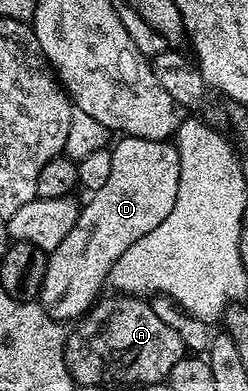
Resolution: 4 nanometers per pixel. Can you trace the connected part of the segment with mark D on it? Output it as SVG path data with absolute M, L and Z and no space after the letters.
M125 135L117 140L110 148L110 179L102 185L102 190L87 197L88 205L85 203L81 207L78 222L74 222L74 230L62 238L62 242L48 257L46 278L42 282L38 303L45 312L61 322L83 317L97 303L98 297L105 291L103 288L108 284L108 275L114 262L118 262L118 258L122 258L122 254L126 254L126 250L130 250L130 246L134 246L142 234L150 234L154 226L166 222L166 214L170 214L176 205L180 162L175 143Z

